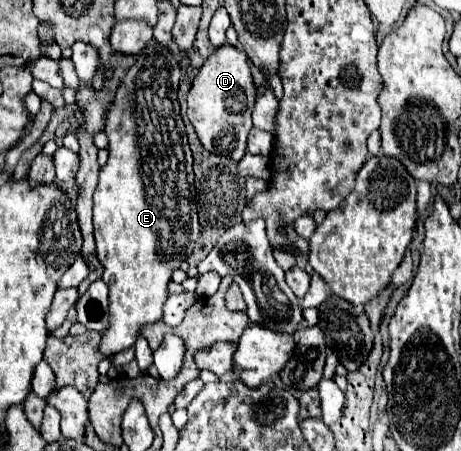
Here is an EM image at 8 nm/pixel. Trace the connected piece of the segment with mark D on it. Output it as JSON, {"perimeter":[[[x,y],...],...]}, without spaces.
{"perimeter":[[[225,43],[217,47],[199,73],[195,75],[189,89],[189,121],[193,123],[203,147],[215,155],[225,155],[239,161],[247,147],[247,135],[253,127],[251,111],[255,103],[255,83],[249,71],[247,53]]]}

